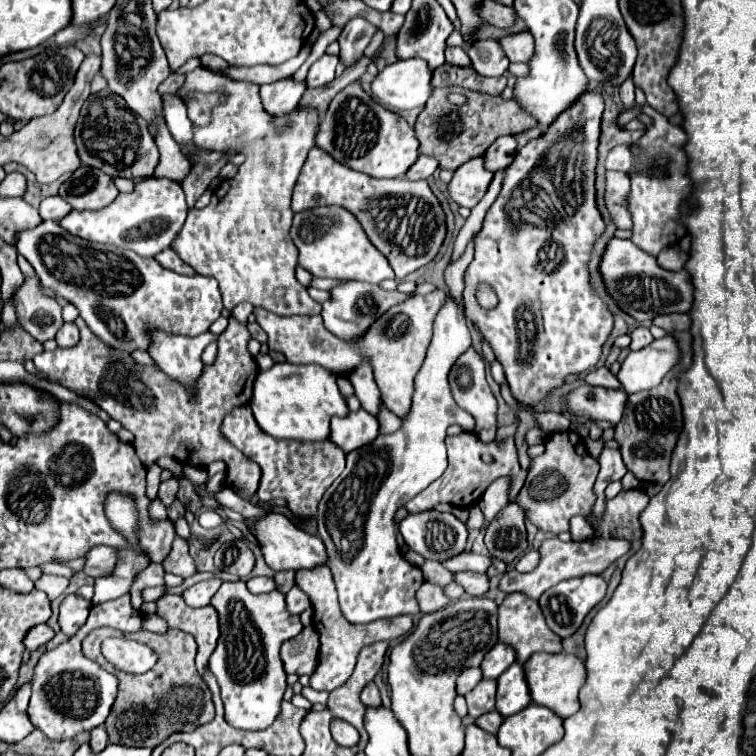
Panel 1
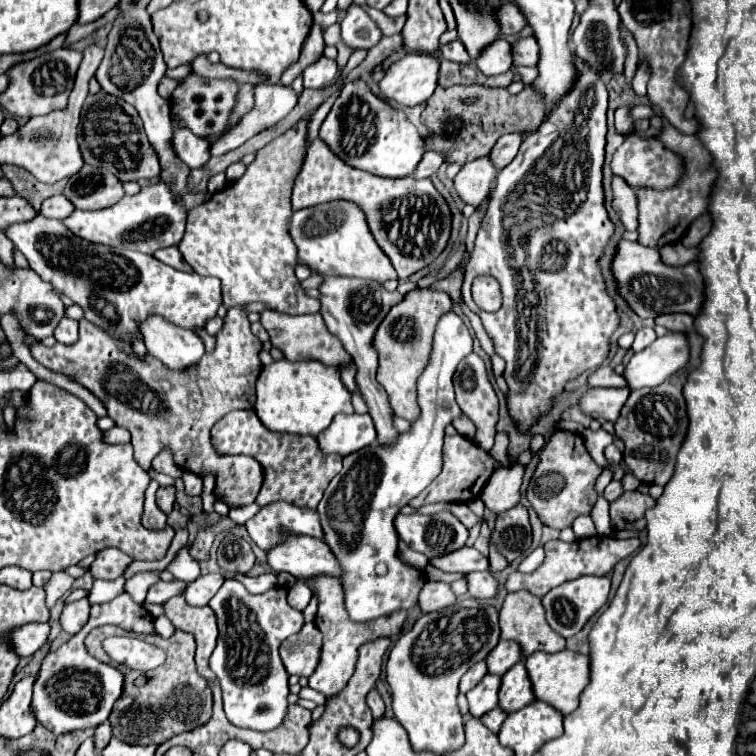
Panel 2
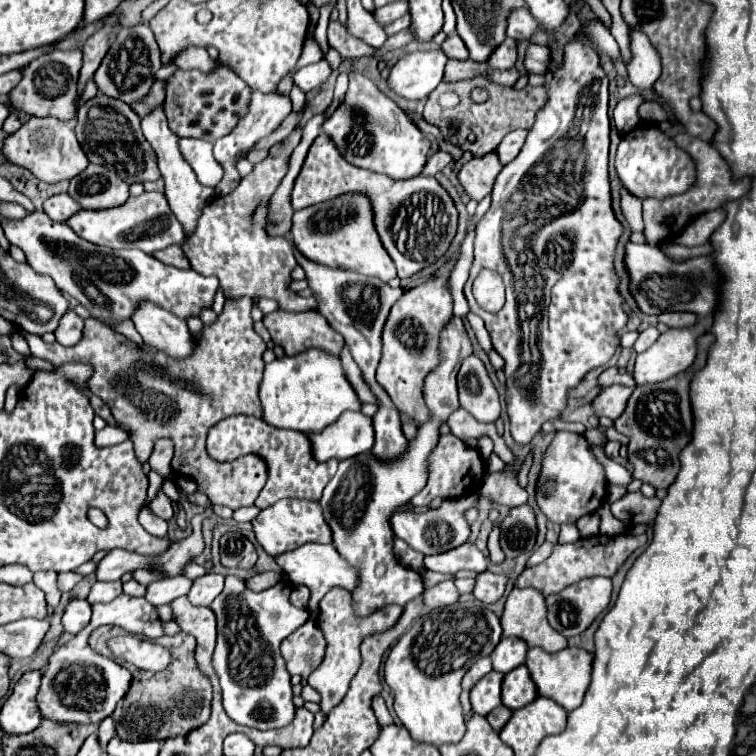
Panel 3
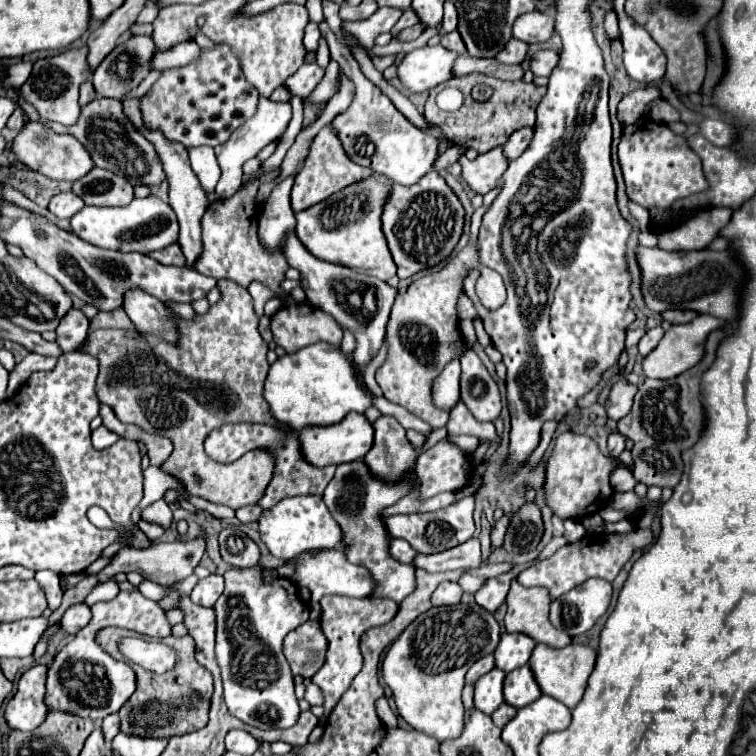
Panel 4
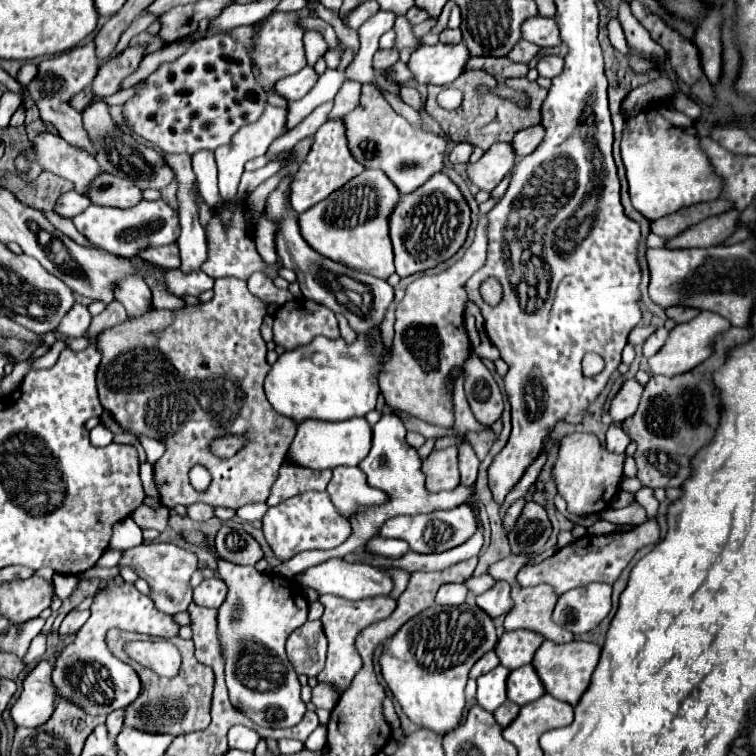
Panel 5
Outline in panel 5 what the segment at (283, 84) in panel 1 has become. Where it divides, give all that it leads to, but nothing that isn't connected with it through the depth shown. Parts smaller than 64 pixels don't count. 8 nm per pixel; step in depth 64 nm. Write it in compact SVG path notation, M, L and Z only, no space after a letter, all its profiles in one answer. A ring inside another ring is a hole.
M266 104L262 116L254 122L254 124L246 124L244 128L240 128L234 136L230 144L224 144L220 148L214 150L216 156L216 164L218 164L218 188L220 188L220 196L224 202L230 202L236 198L238 192L238 184L240 184L240 176L244 172L244 164L256 156L264 156L268 146L280 138L282 134L288 132L286 128L286 118L288 118L288 110L286 108L276 108Z

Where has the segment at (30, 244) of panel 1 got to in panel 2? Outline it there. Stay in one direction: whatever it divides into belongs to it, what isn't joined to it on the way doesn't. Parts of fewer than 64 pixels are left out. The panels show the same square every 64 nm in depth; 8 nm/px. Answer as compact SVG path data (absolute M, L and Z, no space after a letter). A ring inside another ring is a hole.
M38 214L34 222L8 228L6 236L26 256L30 268L44 282L52 284L56 292L68 296L84 310L88 322L124 342L134 342L136 338L142 340L138 324L154 314L160 314L180 328L196 332L218 314L222 304L220 280L194 272L184 274L160 264L154 256L128 248L92 244L68 232L60 220L48 220Z

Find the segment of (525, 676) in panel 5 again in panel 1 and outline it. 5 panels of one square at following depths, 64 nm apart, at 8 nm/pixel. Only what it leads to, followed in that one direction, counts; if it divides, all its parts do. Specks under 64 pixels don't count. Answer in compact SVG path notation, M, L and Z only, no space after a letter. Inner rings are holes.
M512 664L498 680L498 696L496 710L506 718L520 710L524 710L532 700L528 692L528 684L524 678L524 670L520 664Z

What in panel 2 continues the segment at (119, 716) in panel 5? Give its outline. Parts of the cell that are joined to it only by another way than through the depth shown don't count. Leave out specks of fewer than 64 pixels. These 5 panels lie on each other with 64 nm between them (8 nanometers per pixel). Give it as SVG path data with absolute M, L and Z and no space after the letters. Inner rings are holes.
M108 722L96 726L96 730L94 730L94 746L96 746L98 754L106 748L106 744L110 742L110 738L112 738L112 734L110 734L110 724Z

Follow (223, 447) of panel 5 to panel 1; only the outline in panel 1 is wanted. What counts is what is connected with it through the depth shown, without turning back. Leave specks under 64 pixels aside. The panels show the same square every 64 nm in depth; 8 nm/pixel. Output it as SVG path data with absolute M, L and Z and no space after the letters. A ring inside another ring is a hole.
M248 404L234 408L224 418L222 432L240 452L244 452L250 460L254 460L262 468L262 478L260 478L260 486L256 494L260 502L282 498L288 502L288 508L296 516L306 516L306 518L315 516L322 494L342 474L346 466L346 452L336 448L336 444L332 444L330 440L316 444L316 442L295 440L272 440L270 436L264 436ZM302 466L308 466L308 468L302 468Z

